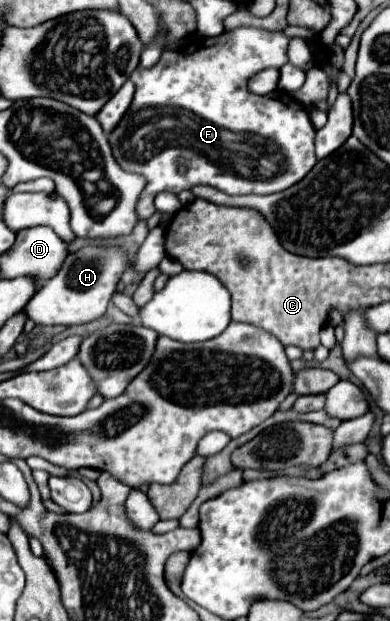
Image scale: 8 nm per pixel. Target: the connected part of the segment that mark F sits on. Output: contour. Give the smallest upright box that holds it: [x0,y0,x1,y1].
[109,27,317,219]

